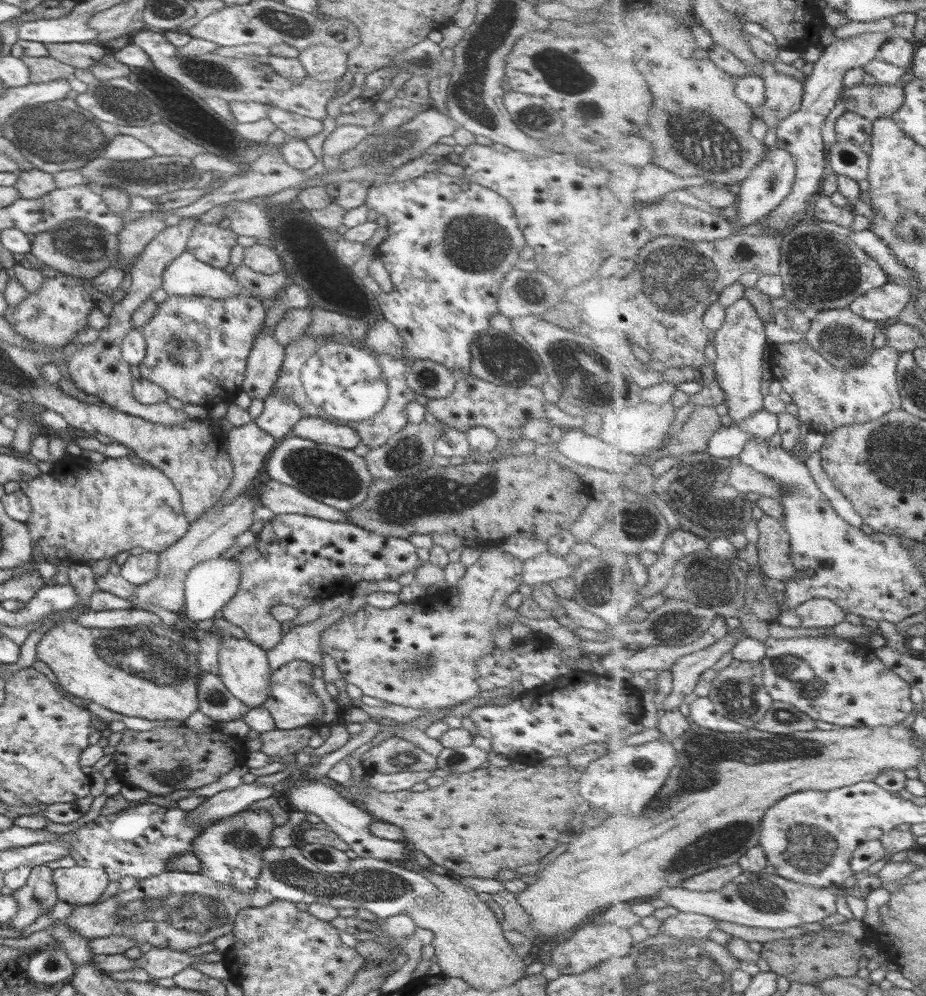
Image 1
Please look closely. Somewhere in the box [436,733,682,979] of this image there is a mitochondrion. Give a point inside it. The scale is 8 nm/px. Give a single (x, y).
(644, 761)

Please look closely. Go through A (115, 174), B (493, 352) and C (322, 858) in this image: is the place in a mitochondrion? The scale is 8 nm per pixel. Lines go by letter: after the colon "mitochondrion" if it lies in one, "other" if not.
A: mitochondrion
B: mitochondrion
C: mitochondrion

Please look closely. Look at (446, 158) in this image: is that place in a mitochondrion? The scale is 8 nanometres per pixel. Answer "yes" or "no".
no

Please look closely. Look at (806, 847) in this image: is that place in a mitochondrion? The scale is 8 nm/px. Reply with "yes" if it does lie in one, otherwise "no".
yes

